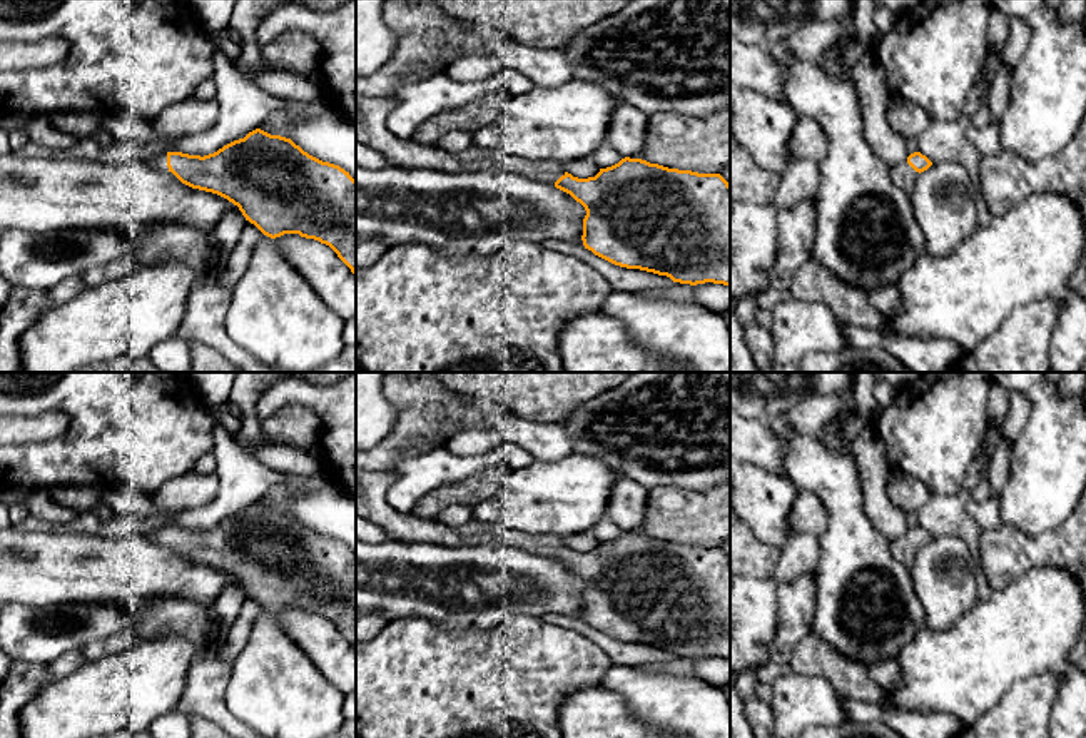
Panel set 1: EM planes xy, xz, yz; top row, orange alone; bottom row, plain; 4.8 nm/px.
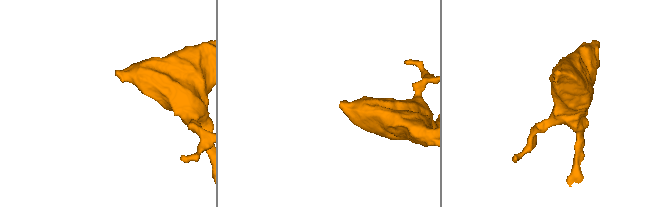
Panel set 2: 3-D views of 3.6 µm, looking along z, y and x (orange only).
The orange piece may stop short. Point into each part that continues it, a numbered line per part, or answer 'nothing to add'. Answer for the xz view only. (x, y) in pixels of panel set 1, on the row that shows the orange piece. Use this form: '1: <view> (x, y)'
1: xz (371, 112)

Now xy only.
1: xy (159, 162)

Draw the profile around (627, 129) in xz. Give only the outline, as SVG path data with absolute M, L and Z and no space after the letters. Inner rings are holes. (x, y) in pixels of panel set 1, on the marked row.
M622 102L610 117L606 144L612 145L622 159L637 159L645 149L647 125L648 115Z

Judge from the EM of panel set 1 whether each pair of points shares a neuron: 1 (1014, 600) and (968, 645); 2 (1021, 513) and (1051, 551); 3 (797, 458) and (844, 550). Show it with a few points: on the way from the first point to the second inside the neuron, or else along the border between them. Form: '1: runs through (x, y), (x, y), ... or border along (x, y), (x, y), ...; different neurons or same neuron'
1: runs through (1003, 611), (979, 635); same neuron
2: border along (1068, 516), (1053, 530), (1035, 536), (1003, 523); different neurons
3: runs through (821, 481), (844, 505), (844, 526); same neuron

